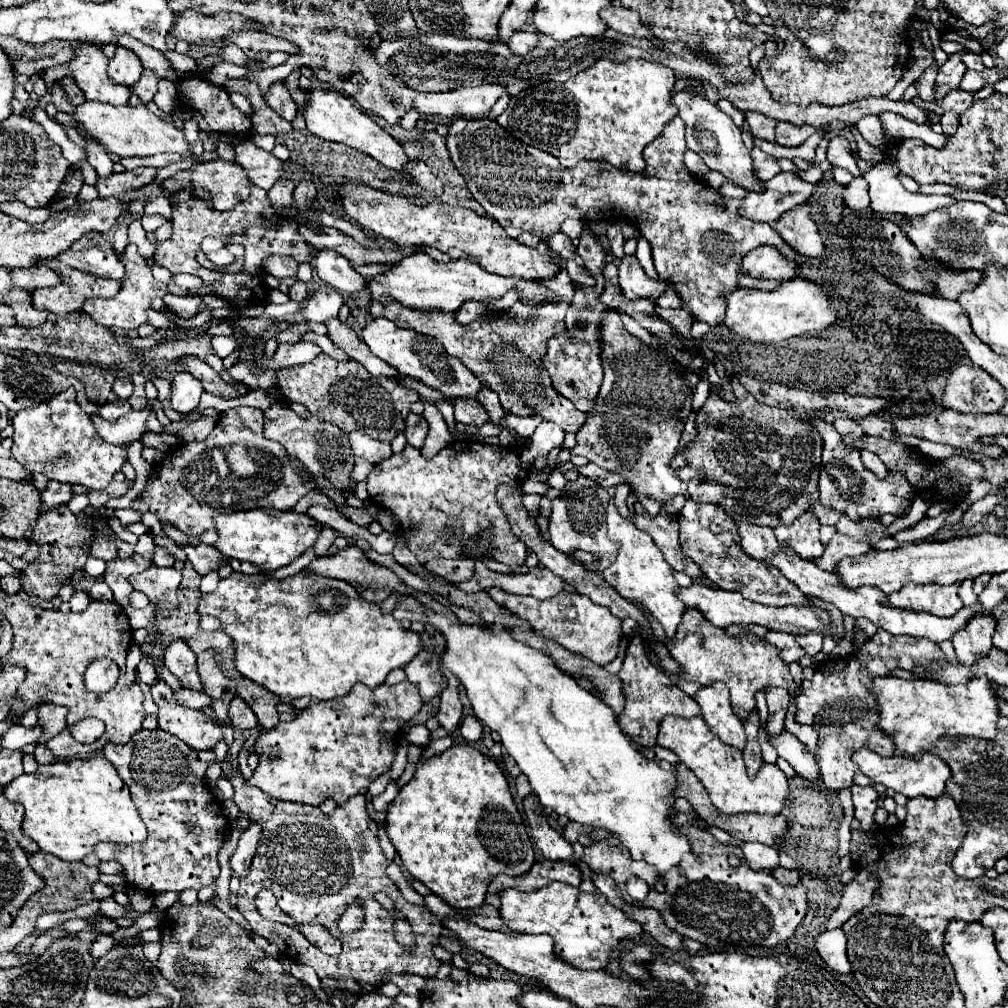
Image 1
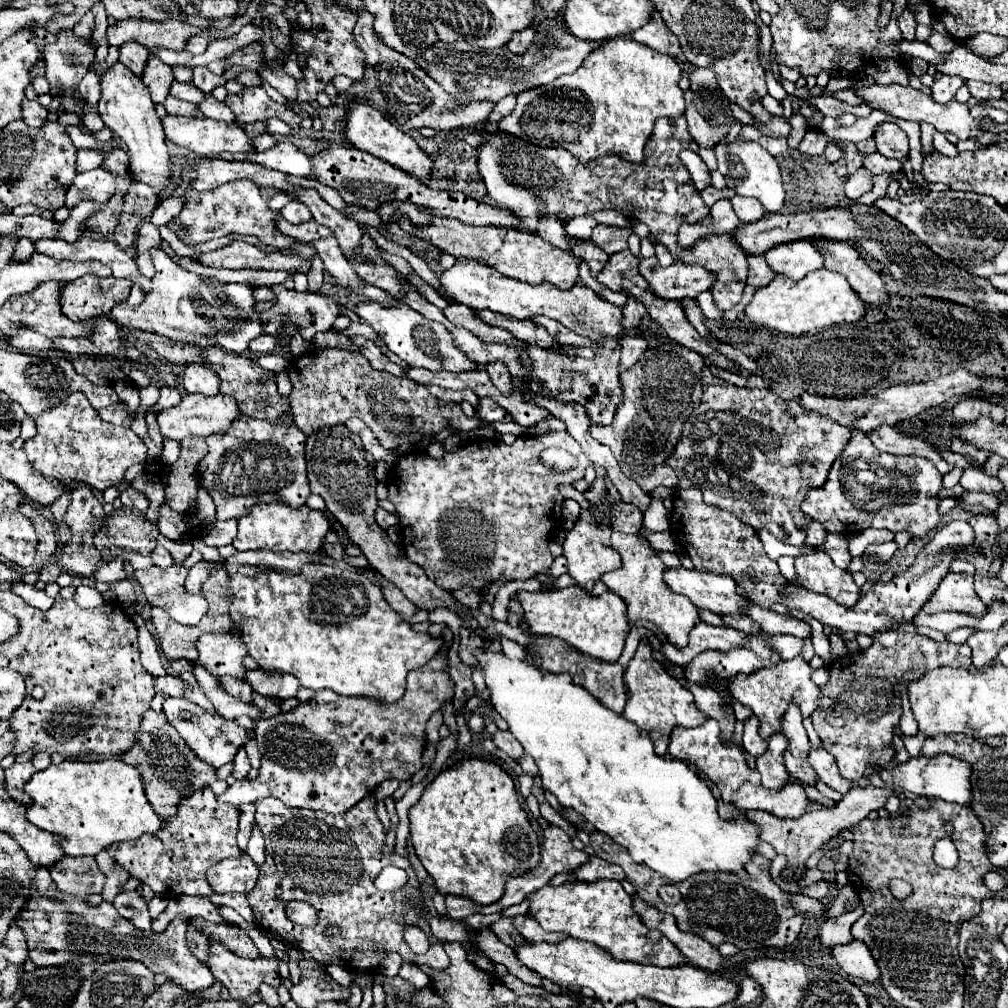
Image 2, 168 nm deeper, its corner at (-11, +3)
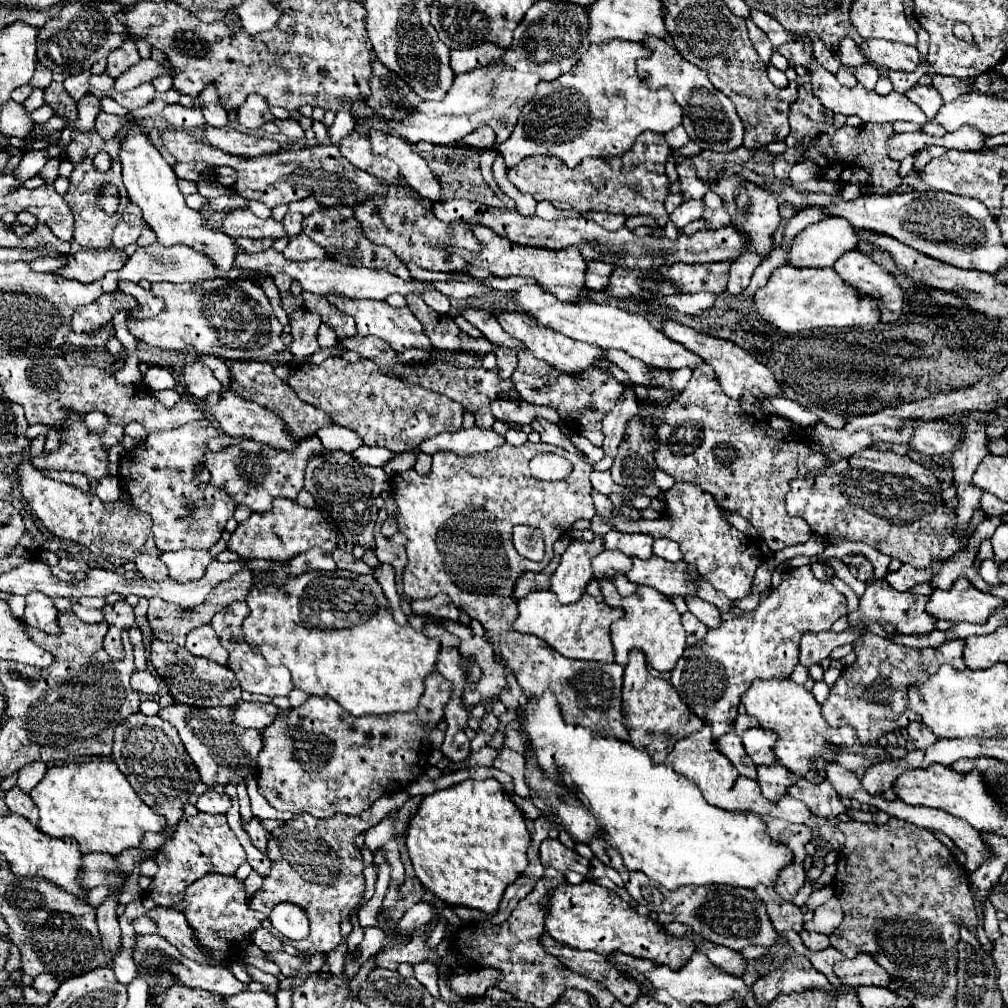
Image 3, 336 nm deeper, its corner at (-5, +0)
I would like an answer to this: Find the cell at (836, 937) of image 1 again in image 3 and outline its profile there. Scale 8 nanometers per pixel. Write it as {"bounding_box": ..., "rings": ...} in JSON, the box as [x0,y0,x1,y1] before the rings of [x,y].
{"bounding_box":[833,955,891,987],"rings":[[[857,955],[855,959],[845,959],[837,963],[833,971],[845,985],[889,987],[891,983],[891,975],[881,969],[871,955]]]}

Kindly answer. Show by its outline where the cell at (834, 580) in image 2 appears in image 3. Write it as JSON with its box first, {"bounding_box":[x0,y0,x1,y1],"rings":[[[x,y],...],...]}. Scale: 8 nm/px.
{"bounding_box":[671,565,847,741],"rings":[[[809,565],[787,571],[781,583],[761,599],[757,609],[741,615],[721,611],[721,625],[709,629],[693,647],[687,647],[671,671],[671,685],[685,705],[713,729],[713,741],[733,729],[741,695],[753,679],[789,677],[799,663],[799,641],[805,633],[829,631],[831,625],[847,615],[845,595],[829,581],[819,581]]]}

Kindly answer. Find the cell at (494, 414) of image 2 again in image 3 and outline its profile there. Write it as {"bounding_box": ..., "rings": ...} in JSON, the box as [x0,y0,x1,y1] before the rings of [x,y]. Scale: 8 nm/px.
{"bounding_box":[491,399,563,425],"rings":[[[499,399],[491,403],[491,411],[499,421],[505,423],[519,423],[519,425],[529,425],[533,419],[547,419],[555,425],[563,425],[561,417],[557,415],[557,411],[553,411],[551,407],[539,407],[539,405],[529,405],[523,399]]]}

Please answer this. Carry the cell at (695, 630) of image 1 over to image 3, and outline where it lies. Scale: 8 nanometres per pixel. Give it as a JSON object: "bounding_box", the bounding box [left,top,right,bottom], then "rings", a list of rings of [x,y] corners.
{"bounding_box":[741,679,885,783],"rings":[[[755,679],[753,685],[749,687],[749,691],[743,693],[741,703],[745,705],[749,715],[759,719],[763,729],[777,733],[775,755],[777,755],[779,763],[783,763],[783,767],[787,767],[791,773],[809,779],[811,783],[821,783],[825,779],[825,767],[831,761],[823,757],[823,751],[829,751],[833,755],[865,753],[865,751],[867,751],[867,755],[885,755],[883,749],[879,749],[879,747],[863,747],[859,743],[853,743],[853,745],[846,743],[858,741],[856,730],[850,726],[842,727],[840,731],[829,727],[829,723],[821,715],[821,706],[815,697],[803,685],[797,685],[791,679],[767,679],[767,681]]]}

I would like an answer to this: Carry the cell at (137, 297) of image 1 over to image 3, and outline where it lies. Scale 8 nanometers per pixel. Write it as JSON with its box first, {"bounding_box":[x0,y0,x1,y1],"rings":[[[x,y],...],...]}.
{"bounding_box":[127,279,287,361],"rings":[[[213,279],[205,283],[153,283],[153,293],[163,297],[167,303],[165,313],[151,317],[151,319],[133,319],[127,321],[129,331],[143,343],[153,345],[163,351],[195,351],[201,355],[215,355],[223,359],[257,359],[257,361],[269,361],[273,353],[281,353],[287,349],[287,345],[281,341],[283,325],[277,321],[273,307],[269,299],[265,297],[263,289],[247,279]]]}

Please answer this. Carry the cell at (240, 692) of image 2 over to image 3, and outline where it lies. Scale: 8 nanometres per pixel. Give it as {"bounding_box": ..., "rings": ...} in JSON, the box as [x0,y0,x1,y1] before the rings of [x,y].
{"bounding_box":[151,659,241,707],"rings":[[[151,659],[151,665],[167,683],[169,695],[173,695],[175,703],[193,707],[233,707],[241,703],[241,687],[229,667],[223,667],[209,659]]]}

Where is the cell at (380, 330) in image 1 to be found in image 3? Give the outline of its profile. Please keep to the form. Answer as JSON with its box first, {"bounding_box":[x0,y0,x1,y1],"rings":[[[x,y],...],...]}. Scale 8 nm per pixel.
{"bounding_box":[327,295,433,353],"rings":[[[331,295],[327,297],[329,303],[333,303],[339,311],[351,315],[357,323],[357,331],[359,335],[375,335],[383,341],[387,341],[395,351],[403,353],[409,347],[417,347],[423,351],[431,351],[433,345],[429,341],[429,337],[425,335],[425,329],[421,327],[421,323],[417,321],[417,317],[407,309],[395,309],[391,305],[387,305],[385,301],[371,301],[371,299],[343,299],[343,295]]]}

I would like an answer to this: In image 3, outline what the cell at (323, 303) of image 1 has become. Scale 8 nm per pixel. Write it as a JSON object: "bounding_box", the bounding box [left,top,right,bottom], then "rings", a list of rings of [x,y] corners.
{"bounding_box":[289,307,321,363],"rings":[[[299,307],[291,317],[289,317],[289,325],[291,325],[291,335],[293,335],[293,343],[291,343],[291,355],[299,361],[305,363],[305,359],[313,353],[319,351],[319,343],[317,343],[317,329],[321,325],[321,317],[307,311],[305,307]]]}

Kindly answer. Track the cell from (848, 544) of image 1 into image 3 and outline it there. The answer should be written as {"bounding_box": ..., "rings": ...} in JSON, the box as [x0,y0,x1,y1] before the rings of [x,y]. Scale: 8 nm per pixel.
{"bounding_box":[831,577,859,611],"rings":[[[835,577],[831,583],[833,583],[833,585],[835,585],[835,587],[837,587],[845,597],[847,597],[847,607],[849,607],[849,611],[855,611],[857,603],[859,603],[859,597],[857,597],[857,595],[855,595],[855,593],[853,593],[853,591],[851,591],[851,589],[841,581],[841,579]]]}

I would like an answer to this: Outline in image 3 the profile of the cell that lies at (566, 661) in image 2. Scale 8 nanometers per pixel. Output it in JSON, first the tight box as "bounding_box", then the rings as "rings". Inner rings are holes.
{"bounding_box":[393,441,629,741],"rings":[[[527,441],[521,447],[505,443],[493,451],[465,457],[453,451],[439,451],[433,455],[433,469],[425,479],[415,471],[397,475],[393,479],[393,493],[399,505],[397,523],[401,533],[409,539],[405,545],[409,563],[403,571],[403,587],[405,595],[413,601],[447,593],[459,611],[477,619],[489,643],[499,645],[501,661],[511,669],[527,699],[551,691],[557,697],[565,723],[587,727],[593,735],[629,741],[621,713],[621,665],[565,659],[547,643],[525,641],[521,633],[511,629],[519,615],[513,599],[517,579],[527,571],[543,571],[553,559],[553,543],[563,537],[575,521],[595,517],[591,499],[593,487],[589,481],[593,465],[577,455],[573,455],[573,459],[567,455],[571,453],[545,443]],[[539,453],[565,455],[573,471],[559,481],[535,479],[529,473],[529,461]],[[521,523],[543,531],[547,555],[541,563],[523,559],[515,551],[511,529]]]}

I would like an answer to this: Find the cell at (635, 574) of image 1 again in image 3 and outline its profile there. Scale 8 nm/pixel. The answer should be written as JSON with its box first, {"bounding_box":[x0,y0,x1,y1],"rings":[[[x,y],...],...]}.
{"bounding_box":[593,551,687,671],"rings":[[[603,551],[601,555],[597,555],[593,559],[593,573],[595,573],[595,577],[601,585],[601,591],[603,591],[603,597],[605,597],[603,601],[609,607],[617,607],[617,609],[625,611],[625,615],[611,625],[611,641],[613,641],[613,649],[615,649],[615,663],[625,667],[629,651],[641,649],[645,653],[647,663],[653,669],[671,671],[675,667],[679,655],[685,651],[685,645],[687,645],[685,643],[685,629],[681,625],[679,611],[675,609],[675,605],[665,595],[661,595],[653,587],[645,587],[645,585],[641,585],[635,595],[621,597],[617,593],[615,585],[609,579],[603,579],[609,569],[615,569],[619,573],[629,571],[631,569],[631,557],[619,553],[619,551]]]}

